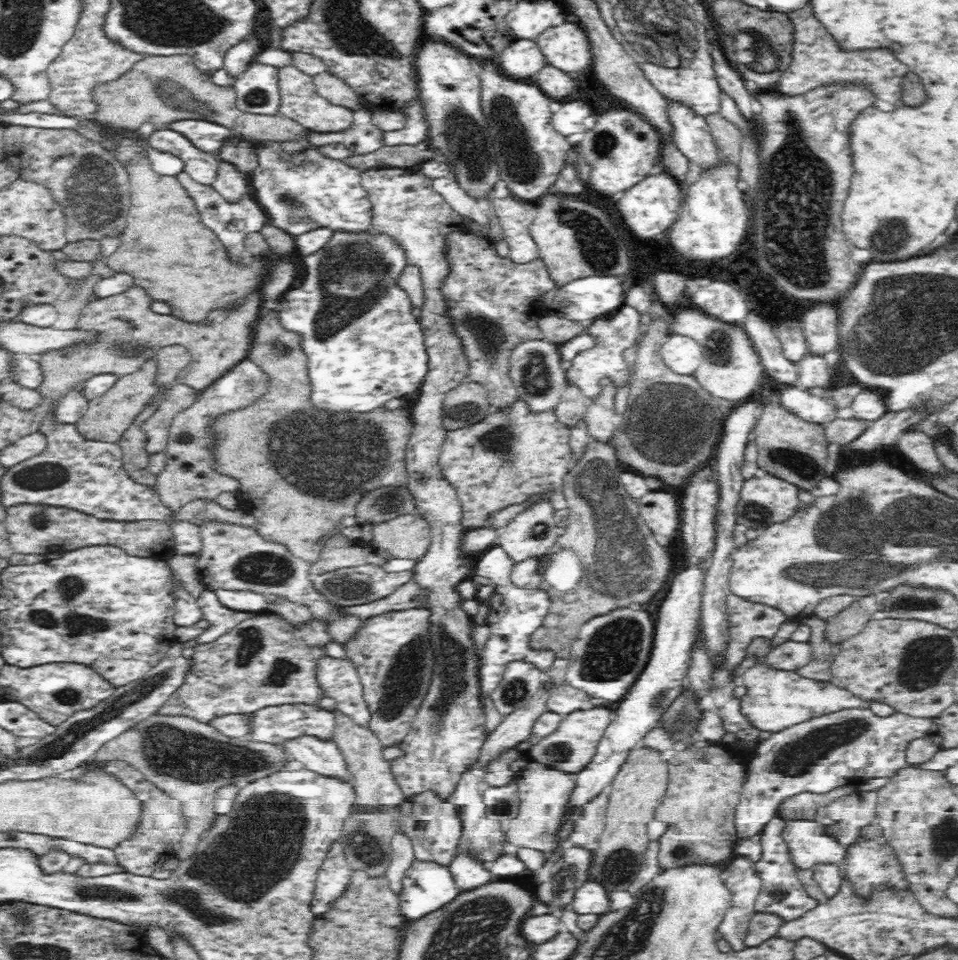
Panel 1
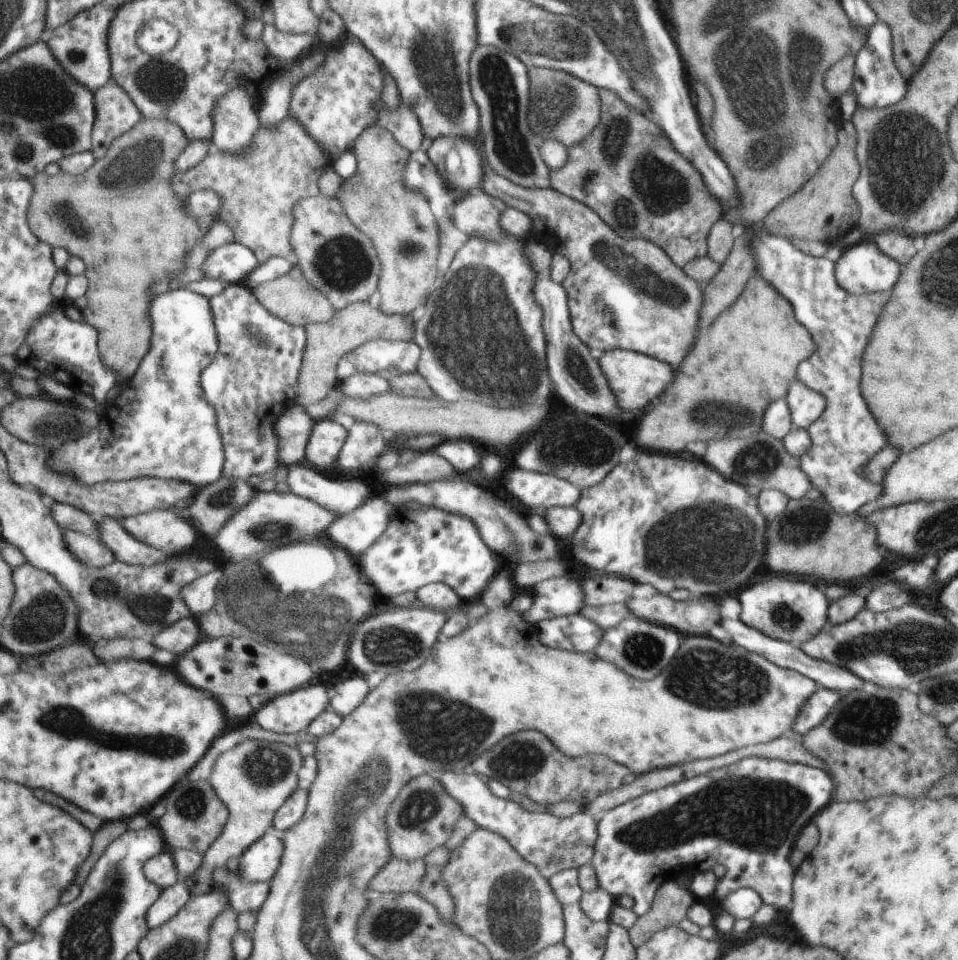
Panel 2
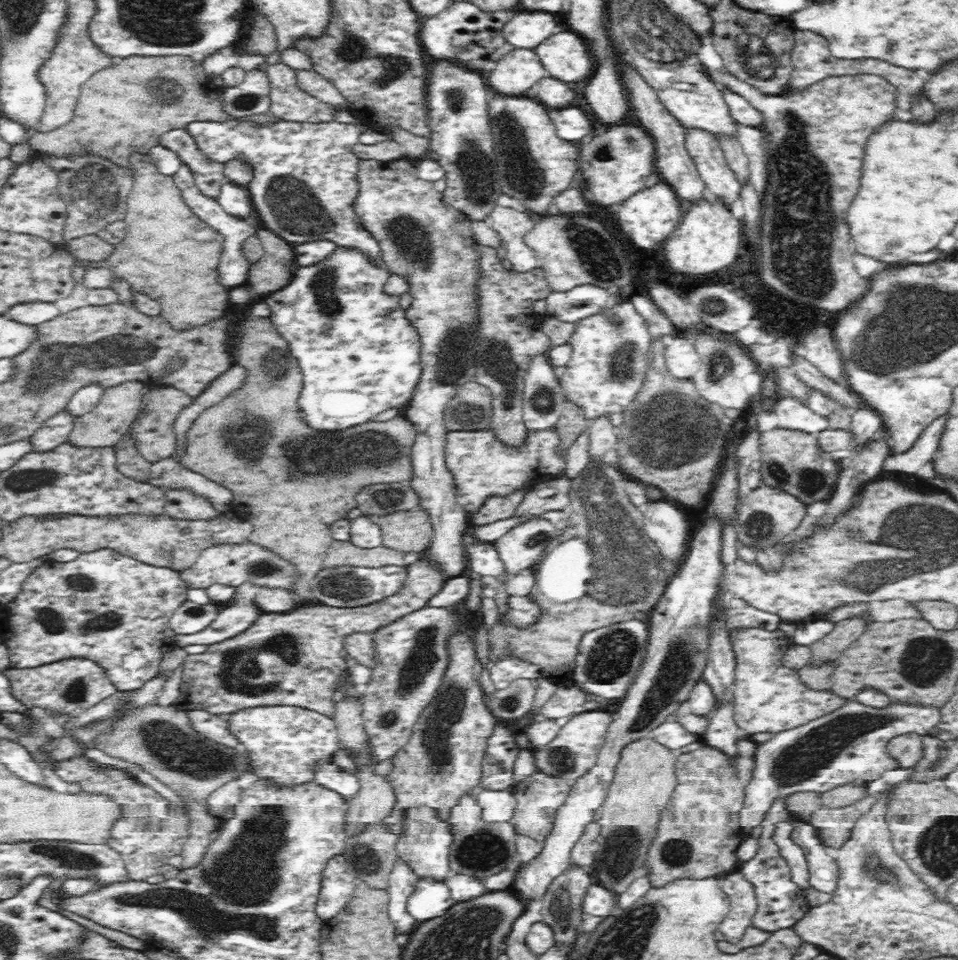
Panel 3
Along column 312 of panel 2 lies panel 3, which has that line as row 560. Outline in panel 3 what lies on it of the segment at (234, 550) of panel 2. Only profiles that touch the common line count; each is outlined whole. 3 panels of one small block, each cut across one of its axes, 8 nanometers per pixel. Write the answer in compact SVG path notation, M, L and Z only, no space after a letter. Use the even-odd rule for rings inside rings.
M532 518L512 529L494 543L506 578L538 566L544 548L558 532L550 521L539 518Z

